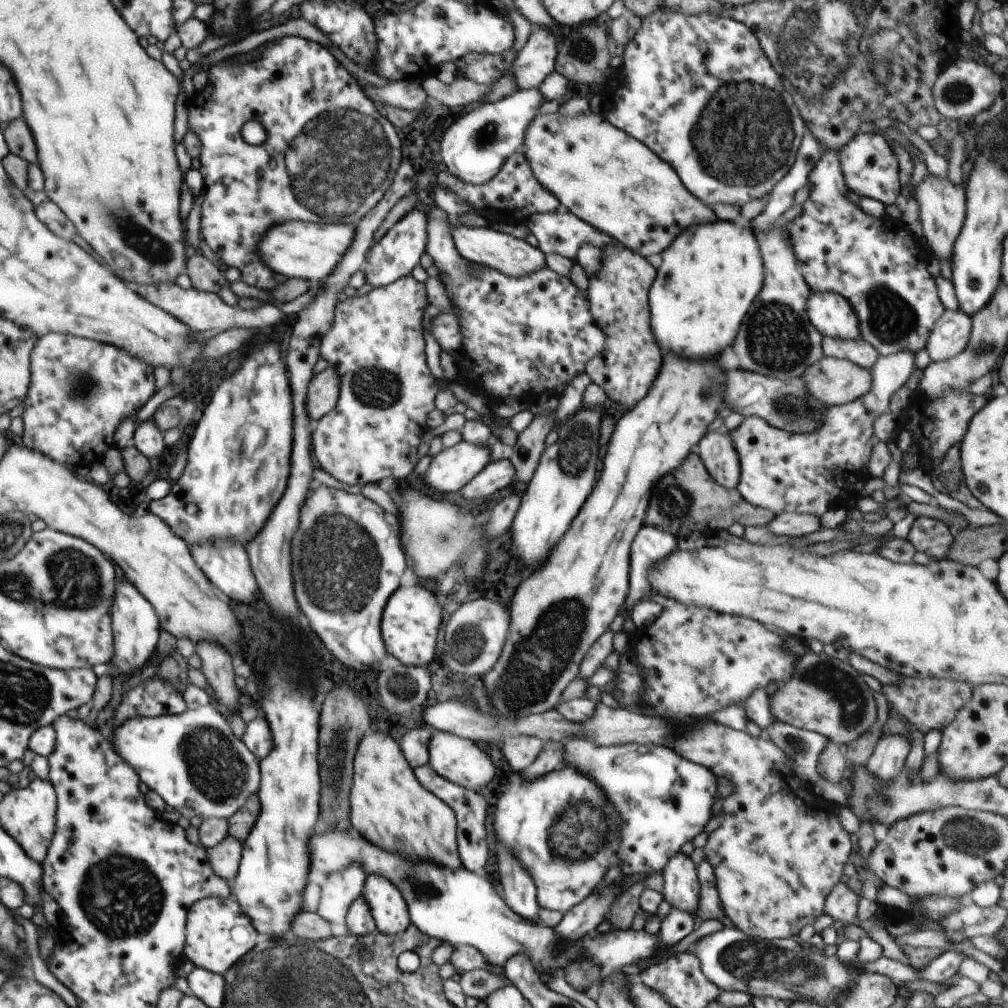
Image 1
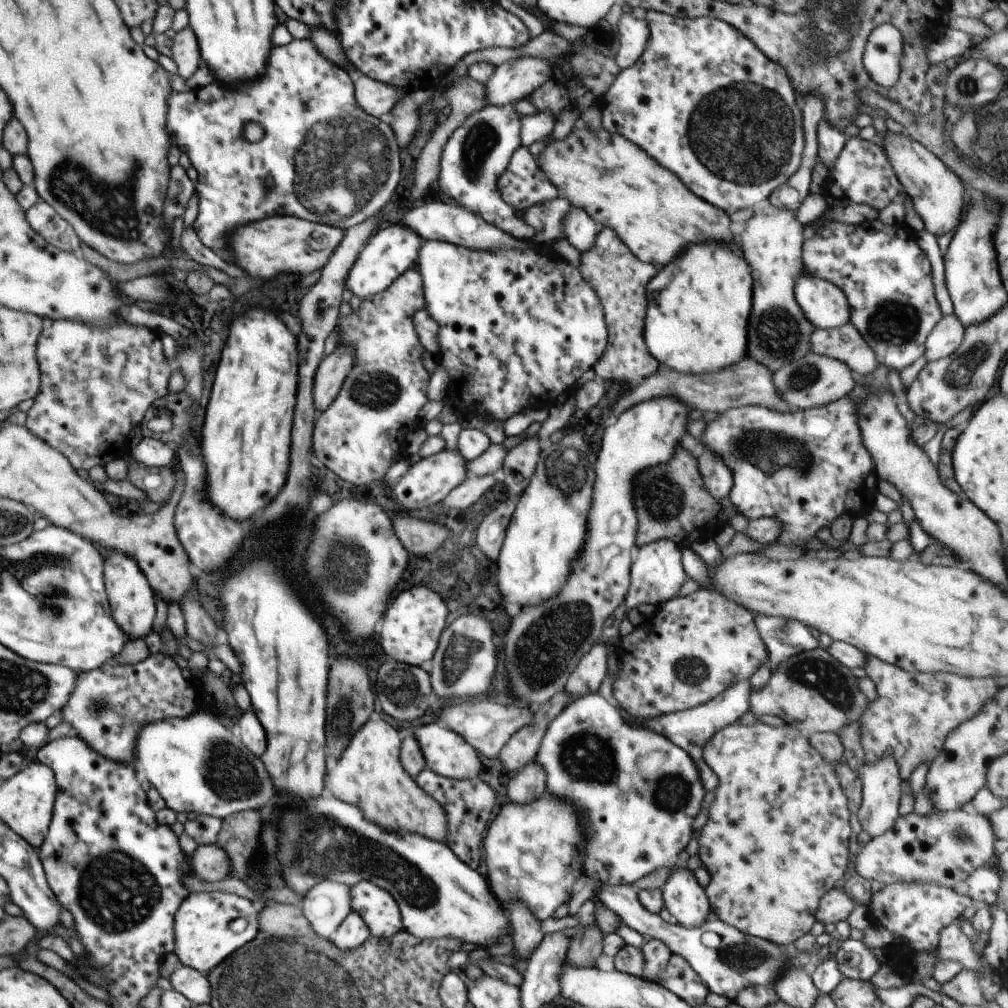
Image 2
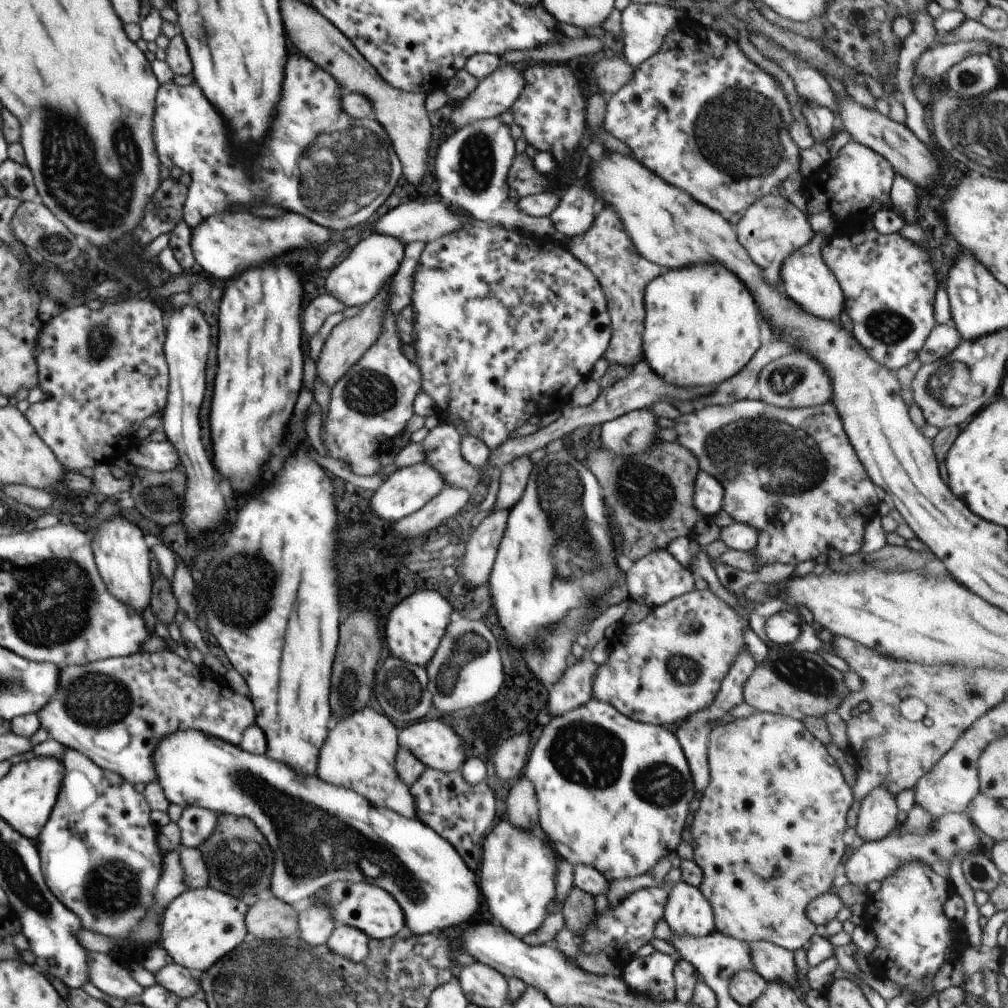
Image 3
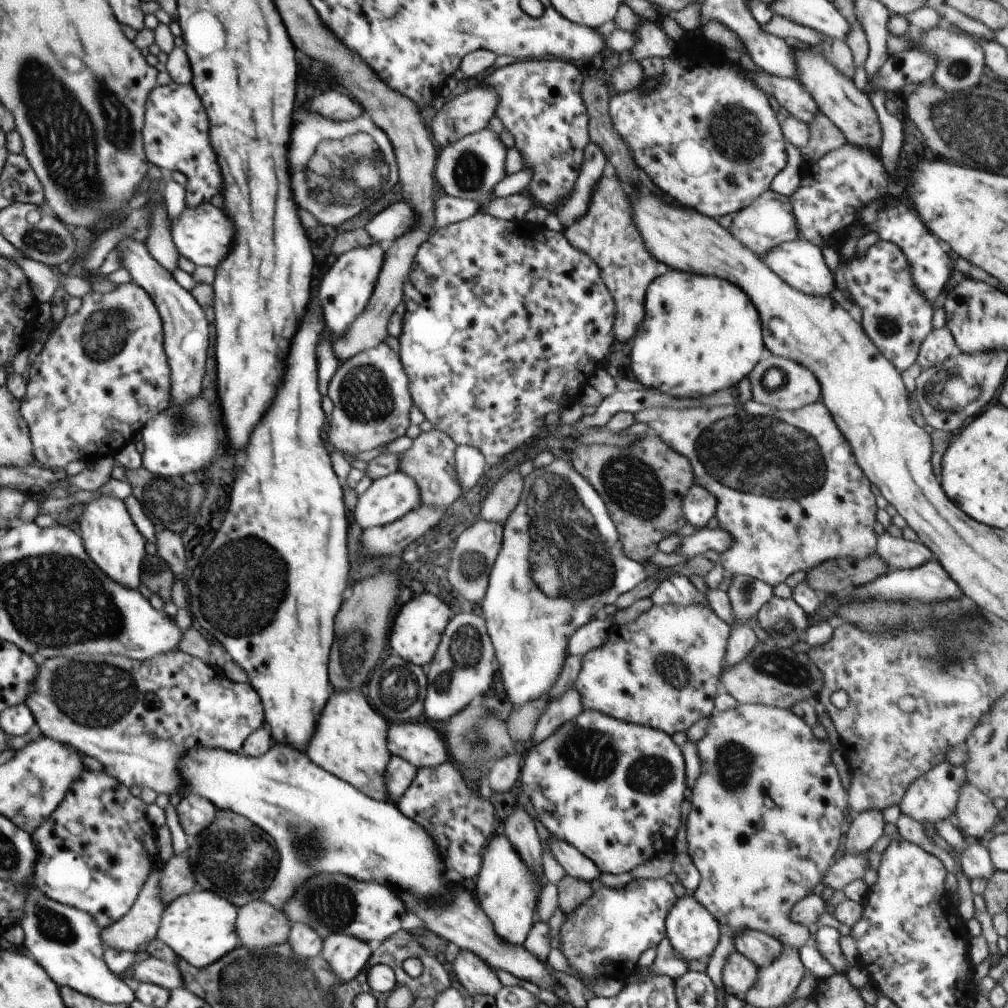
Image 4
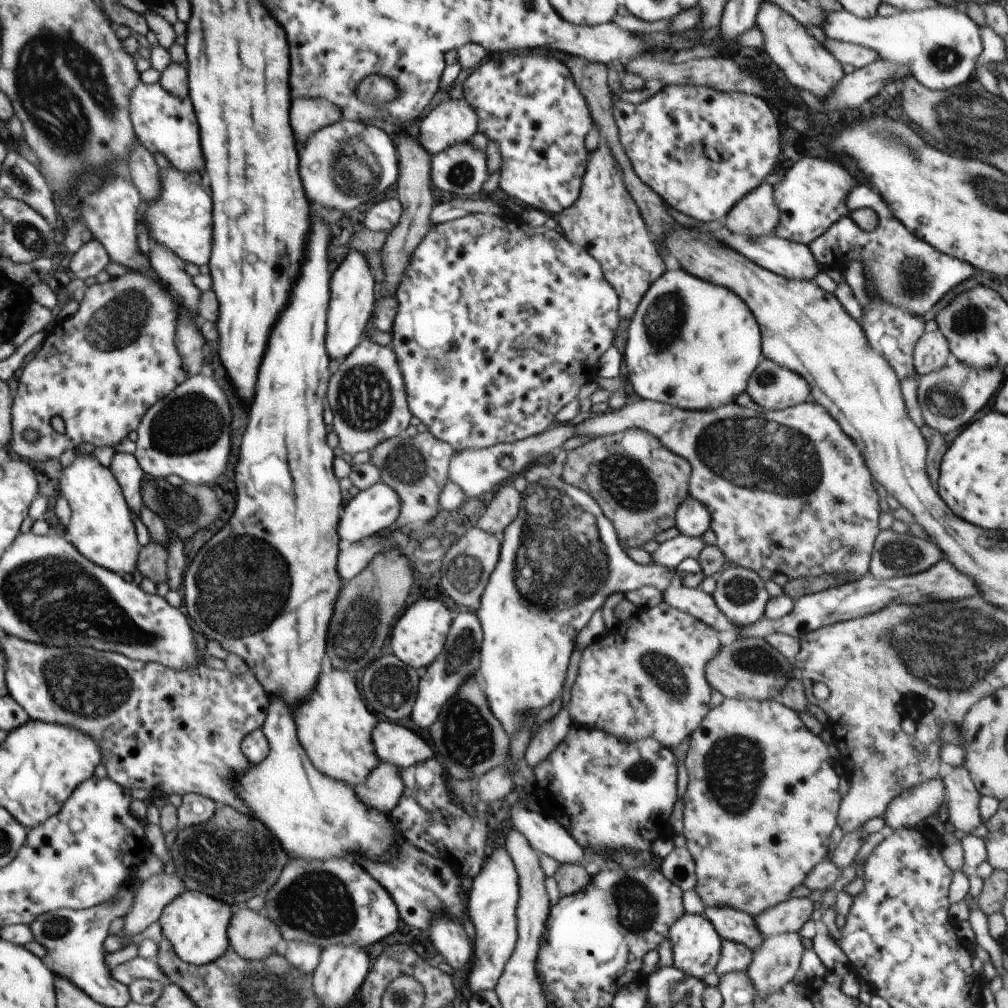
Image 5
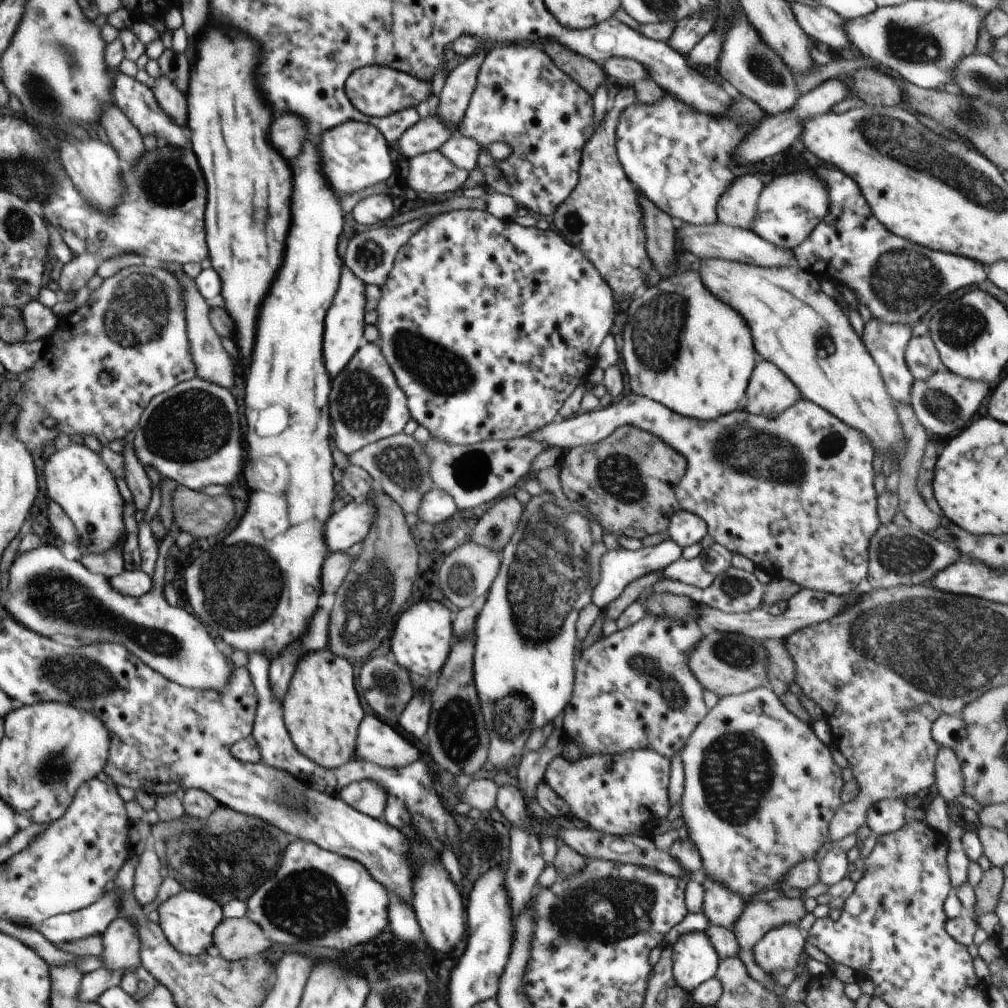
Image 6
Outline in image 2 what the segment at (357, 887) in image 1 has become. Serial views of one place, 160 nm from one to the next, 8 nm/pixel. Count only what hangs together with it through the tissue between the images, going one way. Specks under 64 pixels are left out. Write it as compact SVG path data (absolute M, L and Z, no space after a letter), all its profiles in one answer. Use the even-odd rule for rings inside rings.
M322 881L305 894L301 908L313 931L328 939L352 910L351 885Z

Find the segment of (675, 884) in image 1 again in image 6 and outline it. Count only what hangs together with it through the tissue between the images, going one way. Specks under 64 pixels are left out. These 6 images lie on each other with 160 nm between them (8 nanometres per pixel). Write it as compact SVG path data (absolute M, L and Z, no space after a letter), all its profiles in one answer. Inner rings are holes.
M696 929L694 932L682 934L674 944L673 955L671 956L674 966L672 966L673 980L684 990L692 993L700 984L715 977L718 971L719 957L714 946L706 938L704 929Z

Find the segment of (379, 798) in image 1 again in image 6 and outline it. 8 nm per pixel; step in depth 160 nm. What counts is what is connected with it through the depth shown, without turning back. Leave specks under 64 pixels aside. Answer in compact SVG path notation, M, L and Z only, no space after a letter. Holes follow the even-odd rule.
M328 650L307 653L298 661L296 672L282 698L283 722L300 754L323 768L336 769L357 760L356 736L364 710L354 684L353 666Z

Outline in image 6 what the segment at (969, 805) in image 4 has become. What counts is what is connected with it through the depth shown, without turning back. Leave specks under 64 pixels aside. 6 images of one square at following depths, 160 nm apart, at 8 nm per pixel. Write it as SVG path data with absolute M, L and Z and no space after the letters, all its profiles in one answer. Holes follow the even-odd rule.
M939 746L934 764L934 780L938 794L944 797L946 802L952 802L957 796L963 795L964 778L953 748Z

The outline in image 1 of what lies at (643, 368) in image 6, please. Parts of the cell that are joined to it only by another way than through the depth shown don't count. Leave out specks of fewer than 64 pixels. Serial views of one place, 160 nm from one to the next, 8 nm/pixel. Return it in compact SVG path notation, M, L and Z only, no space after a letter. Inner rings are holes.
M717 221L684 229L666 250L649 290L652 332L663 354L680 354L686 358L720 356L738 334L742 318L762 290L763 258L751 226L741 227L733 221Z

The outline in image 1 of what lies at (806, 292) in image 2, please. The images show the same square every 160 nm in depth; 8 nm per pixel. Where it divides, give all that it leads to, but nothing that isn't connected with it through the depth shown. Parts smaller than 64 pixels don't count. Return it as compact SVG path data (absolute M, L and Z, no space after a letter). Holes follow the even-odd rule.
M811 292L807 300L807 313L814 328L835 339L856 340L860 334L859 318L853 306L833 292Z

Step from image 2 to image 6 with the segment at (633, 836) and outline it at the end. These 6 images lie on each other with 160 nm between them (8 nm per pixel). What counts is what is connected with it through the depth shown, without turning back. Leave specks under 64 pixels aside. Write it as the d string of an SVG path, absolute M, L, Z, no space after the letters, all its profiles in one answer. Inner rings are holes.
M634 750L620 754L619 757L600 756L600 754L582 754L576 762L566 760L562 755L556 756L544 774L543 783L548 784L568 806L570 816L582 820L590 829L611 836L645 835L646 824L652 824L658 818L667 818L671 809L668 800L671 760L654 750Z

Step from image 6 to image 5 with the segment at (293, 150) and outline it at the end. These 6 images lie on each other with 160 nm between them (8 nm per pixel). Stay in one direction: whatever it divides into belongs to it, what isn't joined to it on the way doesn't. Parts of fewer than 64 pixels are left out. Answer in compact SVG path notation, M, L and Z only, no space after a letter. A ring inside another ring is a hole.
M296 98L290 108L290 124L298 142L306 142L314 131L341 119L339 106L328 99Z

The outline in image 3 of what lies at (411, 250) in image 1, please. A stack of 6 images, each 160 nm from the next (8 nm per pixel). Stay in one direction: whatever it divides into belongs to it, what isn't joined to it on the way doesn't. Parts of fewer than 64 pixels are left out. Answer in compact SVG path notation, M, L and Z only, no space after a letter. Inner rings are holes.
M372 232L353 249L349 249L342 261L330 270L325 289L346 306L363 307L368 304L394 276L405 255L405 244L397 238Z

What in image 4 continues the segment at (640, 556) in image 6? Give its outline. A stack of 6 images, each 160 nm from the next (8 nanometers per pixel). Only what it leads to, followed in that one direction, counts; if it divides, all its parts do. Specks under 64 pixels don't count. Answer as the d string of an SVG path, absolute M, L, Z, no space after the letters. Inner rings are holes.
M705 527L696 531L692 536L682 538L682 542L678 546L680 548L676 554L686 556L688 559L704 554L708 550L714 550L721 554L732 546L732 536L720 527L714 528L714 530Z

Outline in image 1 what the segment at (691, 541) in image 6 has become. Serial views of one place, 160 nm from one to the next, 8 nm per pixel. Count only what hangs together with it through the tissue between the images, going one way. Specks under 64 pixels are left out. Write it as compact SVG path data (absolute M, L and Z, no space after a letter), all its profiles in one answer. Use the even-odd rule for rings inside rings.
M709 431L696 450L712 478L726 488L737 488L741 477L740 457L729 431Z

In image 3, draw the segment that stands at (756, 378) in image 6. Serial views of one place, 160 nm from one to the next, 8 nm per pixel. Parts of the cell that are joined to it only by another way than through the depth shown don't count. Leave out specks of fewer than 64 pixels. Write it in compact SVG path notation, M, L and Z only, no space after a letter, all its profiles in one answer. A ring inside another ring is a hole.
M792 351L769 362L758 380L755 396L768 404L783 409L799 409L820 406L832 400L832 384L826 369L807 352Z

